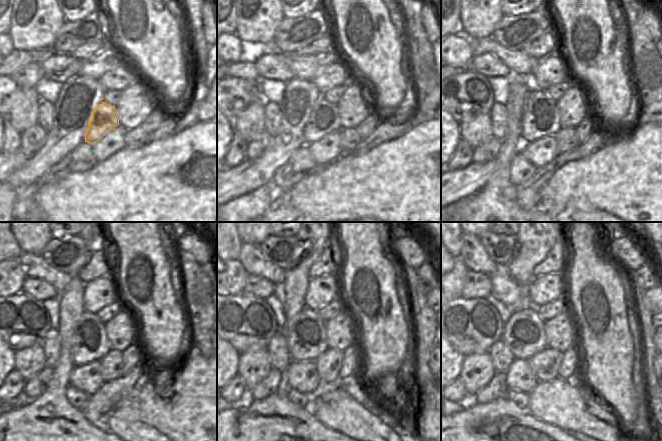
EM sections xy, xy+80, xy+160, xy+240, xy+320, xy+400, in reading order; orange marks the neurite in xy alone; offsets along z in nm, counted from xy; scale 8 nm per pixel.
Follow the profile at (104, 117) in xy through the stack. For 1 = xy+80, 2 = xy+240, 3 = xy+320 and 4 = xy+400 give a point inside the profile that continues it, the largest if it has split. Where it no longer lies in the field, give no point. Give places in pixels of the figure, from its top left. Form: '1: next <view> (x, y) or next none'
1: next xy+80 (324, 119)
2: next xy+240 (90, 342)
3: next xy+320 (305, 334)
4: next xy+400 (524, 333)

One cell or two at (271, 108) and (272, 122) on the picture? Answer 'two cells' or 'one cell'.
one cell

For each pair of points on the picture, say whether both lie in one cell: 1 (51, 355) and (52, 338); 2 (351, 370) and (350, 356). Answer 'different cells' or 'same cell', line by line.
1: same cell
2: same cell

